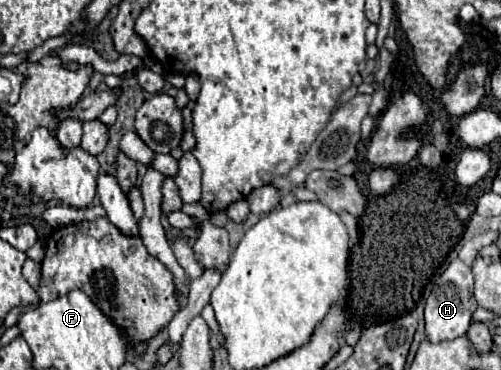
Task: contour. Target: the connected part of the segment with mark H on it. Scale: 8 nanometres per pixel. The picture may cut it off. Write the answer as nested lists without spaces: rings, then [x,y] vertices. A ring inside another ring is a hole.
[[[455,259],[447,271],[439,277],[437,285],[433,287],[427,303],[425,303],[425,335],[431,343],[439,343],[445,339],[457,339],[467,333],[471,325],[471,313],[475,311],[477,303],[473,297],[473,273],[471,269]]]

